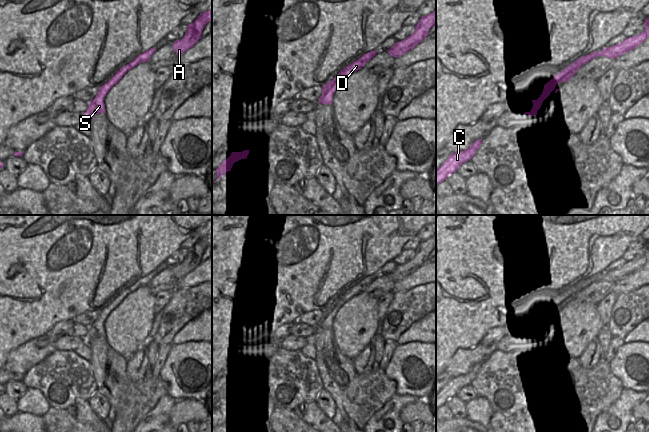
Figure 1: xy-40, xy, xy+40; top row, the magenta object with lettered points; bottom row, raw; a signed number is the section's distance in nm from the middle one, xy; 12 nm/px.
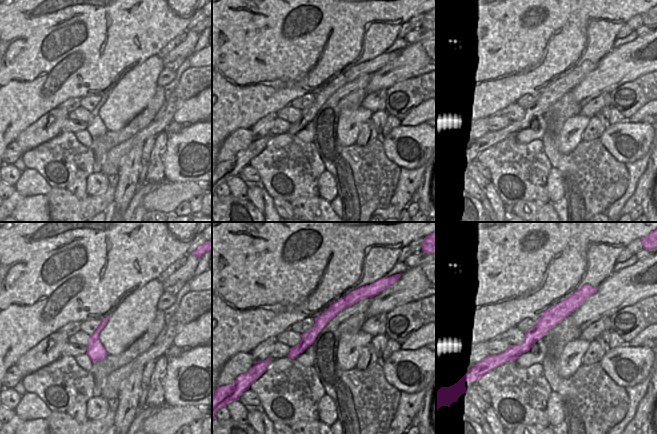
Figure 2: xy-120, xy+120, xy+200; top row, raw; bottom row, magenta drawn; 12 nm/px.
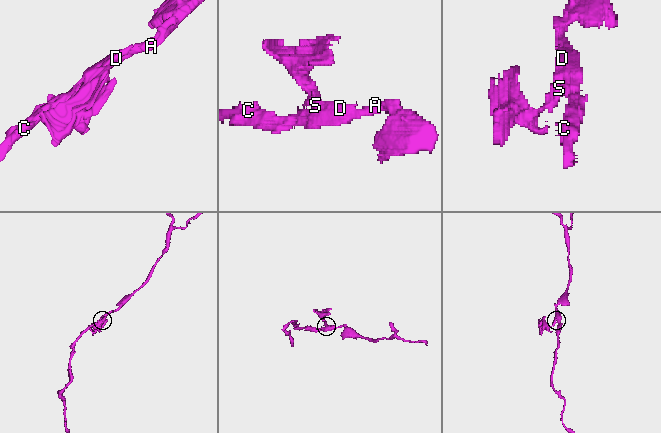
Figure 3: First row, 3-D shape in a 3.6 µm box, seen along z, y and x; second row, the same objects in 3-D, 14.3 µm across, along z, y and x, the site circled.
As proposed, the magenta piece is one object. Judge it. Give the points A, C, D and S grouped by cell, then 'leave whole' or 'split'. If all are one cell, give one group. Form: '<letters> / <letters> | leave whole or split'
A C / D S | split

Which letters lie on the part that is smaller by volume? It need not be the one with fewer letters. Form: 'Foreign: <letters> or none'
Foreign: D, S

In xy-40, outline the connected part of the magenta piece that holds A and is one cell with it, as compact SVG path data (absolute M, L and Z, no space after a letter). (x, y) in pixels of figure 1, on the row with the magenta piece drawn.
M208 10L204 13L200 13L197 19L193 23L188 24L188 29L184 37L180 40L176 40L173 43L173 49L176 55L179 57L185 51L194 46L199 39L202 38L202 31L208 22L212 22L212 11Z

